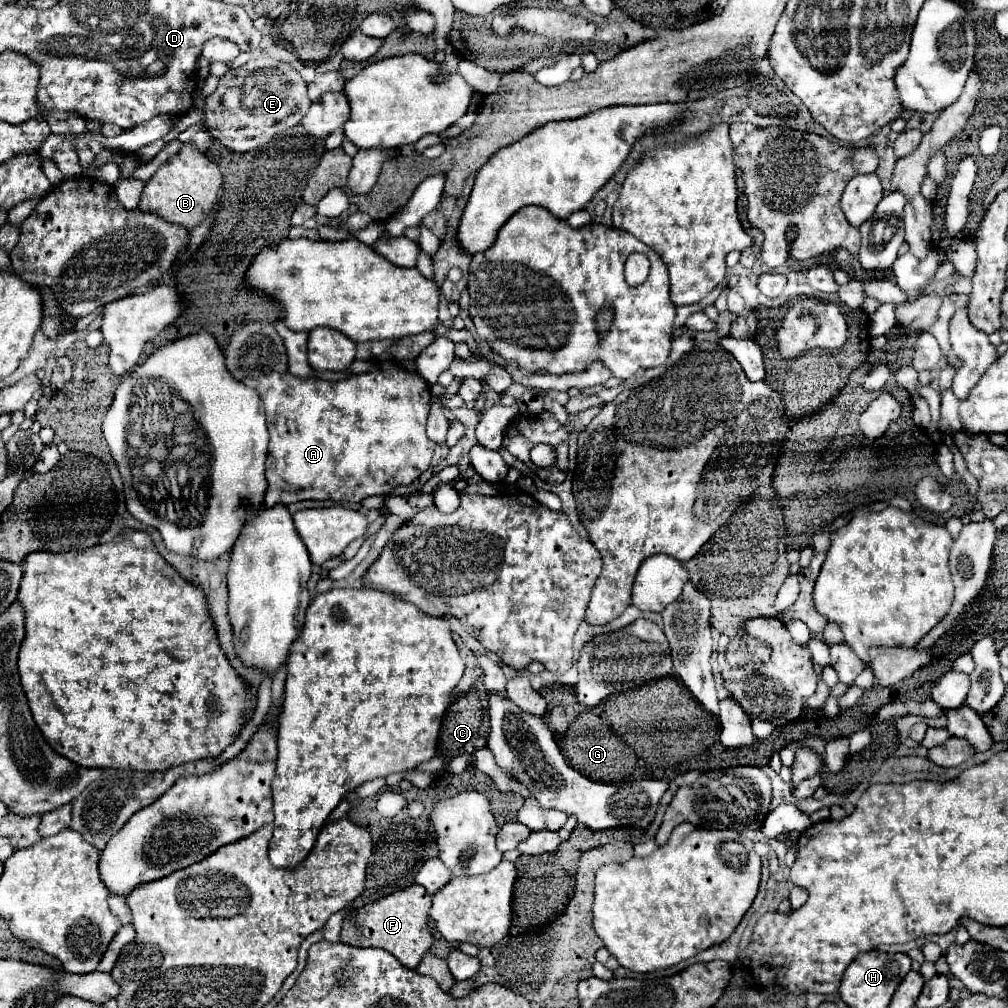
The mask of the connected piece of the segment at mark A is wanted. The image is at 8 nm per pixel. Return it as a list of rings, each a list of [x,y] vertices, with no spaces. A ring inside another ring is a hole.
[[[376,362],[370,372],[356,374],[338,382],[316,378],[298,378],[290,372],[270,372],[258,378],[246,378],[246,384],[256,388],[262,396],[270,446],[266,460],[268,492],[264,504],[292,504],[300,500],[336,500],[362,502],[368,496],[386,496],[396,486],[412,484],[424,470],[428,470],[436,442],[426,436],[426,418],[430,410],[430,384],[408,372],[400,362]]]

